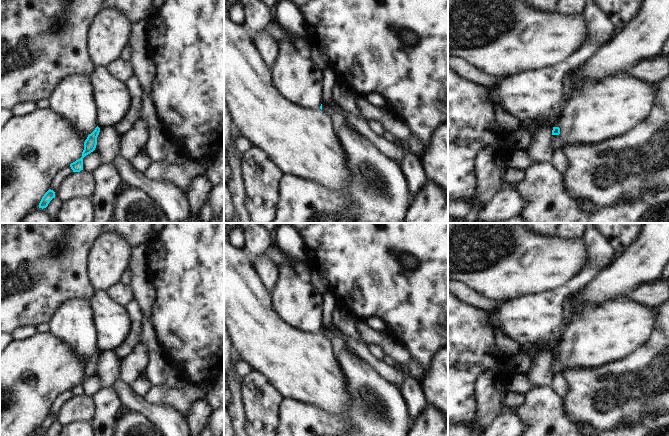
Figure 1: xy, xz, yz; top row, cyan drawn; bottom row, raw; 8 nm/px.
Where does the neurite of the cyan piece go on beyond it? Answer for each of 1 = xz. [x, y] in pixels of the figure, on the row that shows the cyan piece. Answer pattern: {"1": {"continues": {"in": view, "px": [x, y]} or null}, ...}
{"1": {"continues": null}}

